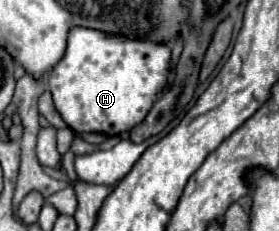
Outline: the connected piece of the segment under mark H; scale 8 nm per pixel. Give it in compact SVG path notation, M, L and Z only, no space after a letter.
M73 27L65 57L49 73L47 83L57 111L75 133L95 131L111 137L131 131L145 119L167 85L169 59L169 45L125 41L125 37Z

